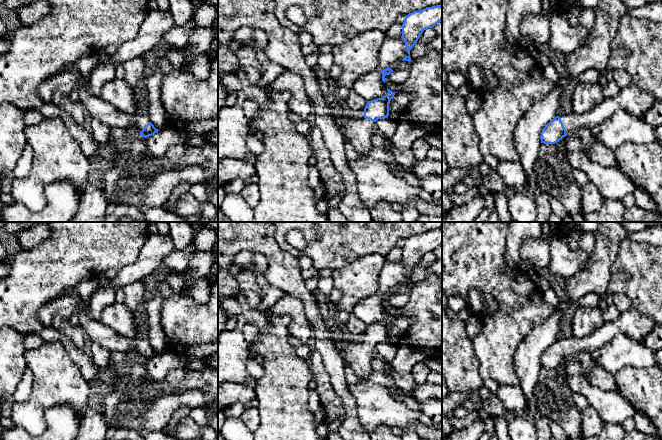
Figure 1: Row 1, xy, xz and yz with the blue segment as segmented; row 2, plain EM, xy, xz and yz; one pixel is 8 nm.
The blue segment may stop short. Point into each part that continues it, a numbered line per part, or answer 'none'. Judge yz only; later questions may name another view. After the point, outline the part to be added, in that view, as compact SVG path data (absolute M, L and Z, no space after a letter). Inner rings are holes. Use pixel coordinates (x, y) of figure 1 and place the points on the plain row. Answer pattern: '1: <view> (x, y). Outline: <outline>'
1: yz (632, 322). Outline: M631 306L627 311L621 312L617 319L605 322L591 335L581 339L573 336L563 338L560 342L567 359L574 359L583 351L592 354L595 350L601 349L619 333L627 334L630 338L641 341L655 326L656 323L651 317Z

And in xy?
1: xy (98, 333). Outline: M79 309L75 312L79 318L80 327L94 343L101 345L111 352L136 351L141 356L150 346L147 338L138 336L136 338L125 338L111 328L90 318L87 310Z

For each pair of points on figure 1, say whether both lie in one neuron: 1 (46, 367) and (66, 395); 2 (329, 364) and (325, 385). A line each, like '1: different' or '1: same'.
1: same
2: different

